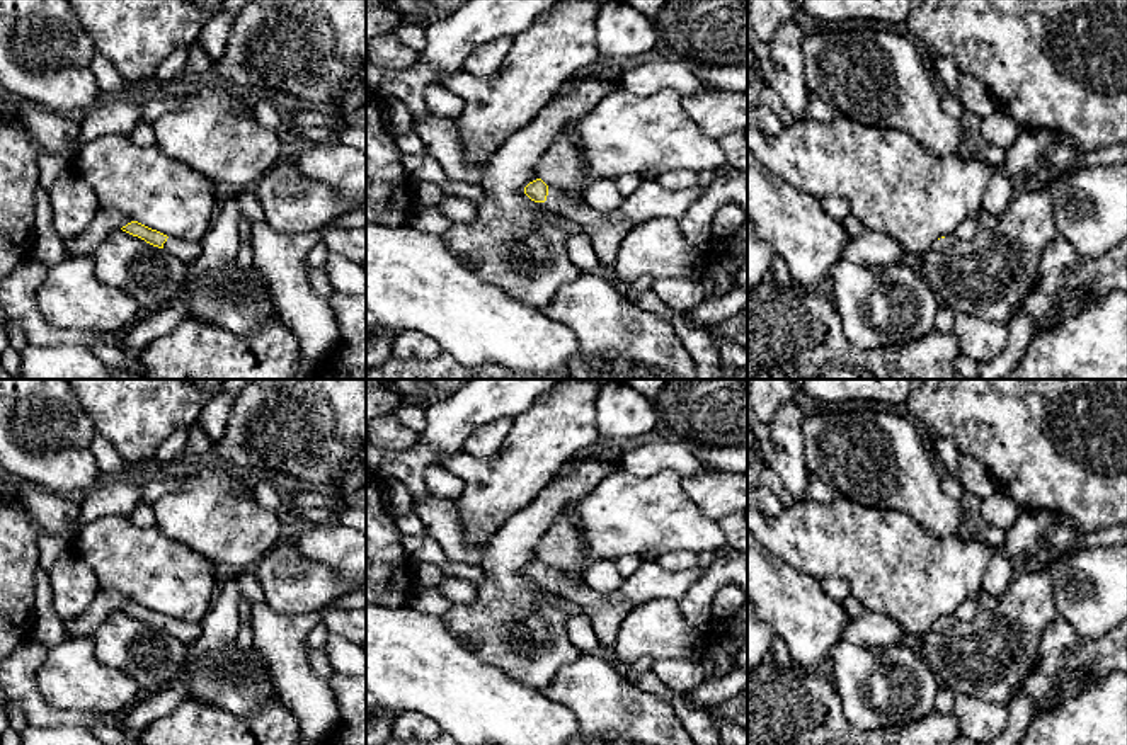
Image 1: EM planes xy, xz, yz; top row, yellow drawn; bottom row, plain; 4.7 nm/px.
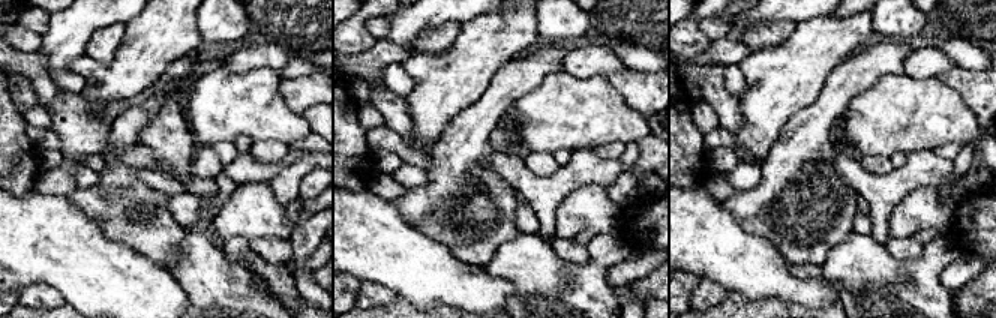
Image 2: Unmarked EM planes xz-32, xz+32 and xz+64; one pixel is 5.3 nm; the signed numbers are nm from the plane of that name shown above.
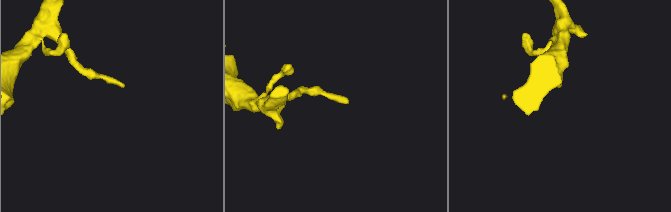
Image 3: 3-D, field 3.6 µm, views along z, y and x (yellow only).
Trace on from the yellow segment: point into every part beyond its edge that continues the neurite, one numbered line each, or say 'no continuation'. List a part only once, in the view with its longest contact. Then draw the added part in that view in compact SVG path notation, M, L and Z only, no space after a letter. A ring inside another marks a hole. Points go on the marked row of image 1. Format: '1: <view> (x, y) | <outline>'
1: xz (606, 230) | M642 179L637 191L611 213L596 211L584 199L560 192L555 187L548 187L545 206L577 223L581 231L591 238L601 267L615 272L618 247L633 226L654 218L678 221L700 196L698 187L671 192L655 179Z

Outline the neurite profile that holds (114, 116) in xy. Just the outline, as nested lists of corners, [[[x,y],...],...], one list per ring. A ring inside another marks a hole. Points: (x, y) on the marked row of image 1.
[[[109,97],[104,102],[97,102],[80,122],[78,138],[65,151],[51,153],[41,148],[37,156],[39,185],[49,191],[89,141],[106,134],[129,134],[140,122],[140,109],[126,97]]]

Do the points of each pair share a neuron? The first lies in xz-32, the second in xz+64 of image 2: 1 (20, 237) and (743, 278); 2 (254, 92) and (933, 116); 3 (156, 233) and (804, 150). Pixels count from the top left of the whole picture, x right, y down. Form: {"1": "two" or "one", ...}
{"1": "one", "2": "one", "3": "one"}

